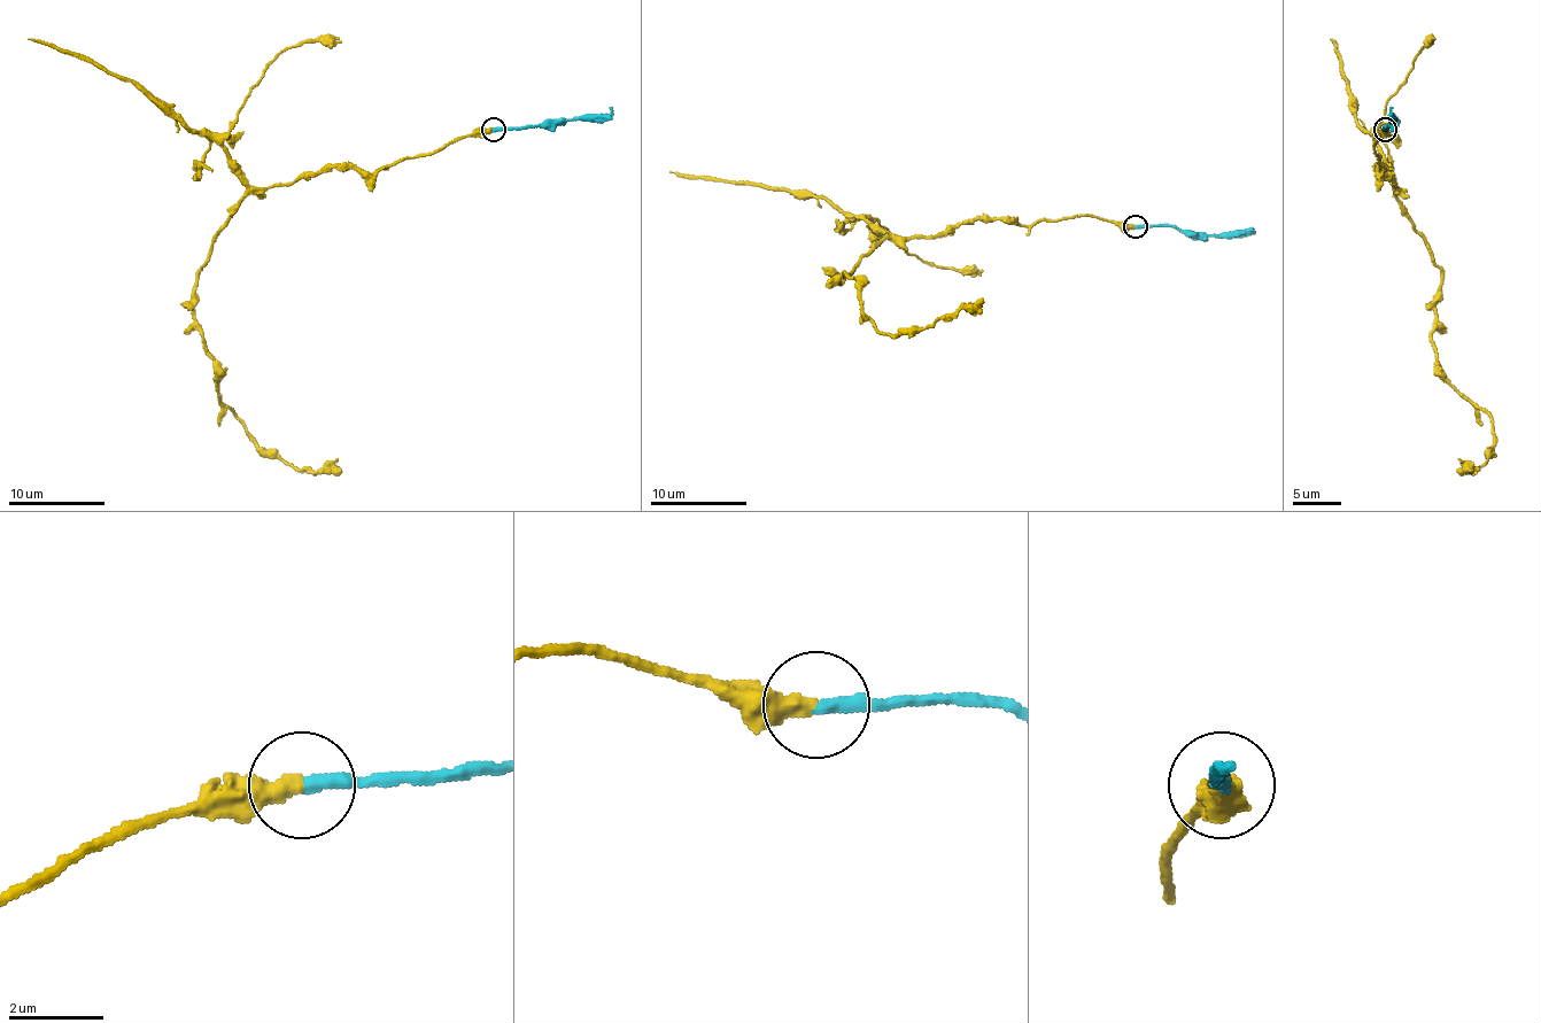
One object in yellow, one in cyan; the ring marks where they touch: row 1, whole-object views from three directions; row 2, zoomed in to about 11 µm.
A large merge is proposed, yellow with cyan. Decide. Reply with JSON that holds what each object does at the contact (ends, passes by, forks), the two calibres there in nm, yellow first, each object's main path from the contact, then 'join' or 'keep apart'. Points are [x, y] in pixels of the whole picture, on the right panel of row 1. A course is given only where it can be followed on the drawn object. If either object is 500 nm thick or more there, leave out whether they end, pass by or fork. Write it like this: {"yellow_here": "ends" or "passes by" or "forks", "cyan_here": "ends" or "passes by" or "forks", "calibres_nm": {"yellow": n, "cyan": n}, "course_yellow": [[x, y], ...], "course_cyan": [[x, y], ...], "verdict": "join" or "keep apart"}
{"yellow_here": "ends", "cyan_here": "ends", "calibres_nm": {"yellow": 400, "cyan": 320}, "course_yellow": [[1384, 129], [1377, 168], [1442, 273], [1439, 371], [1489, 417], [1492, 450], [1476, 470], [1456, 470]], "course_cyan": [[1384, 129], [1394, 119], [1392, 108]], "verdict": "join"}

